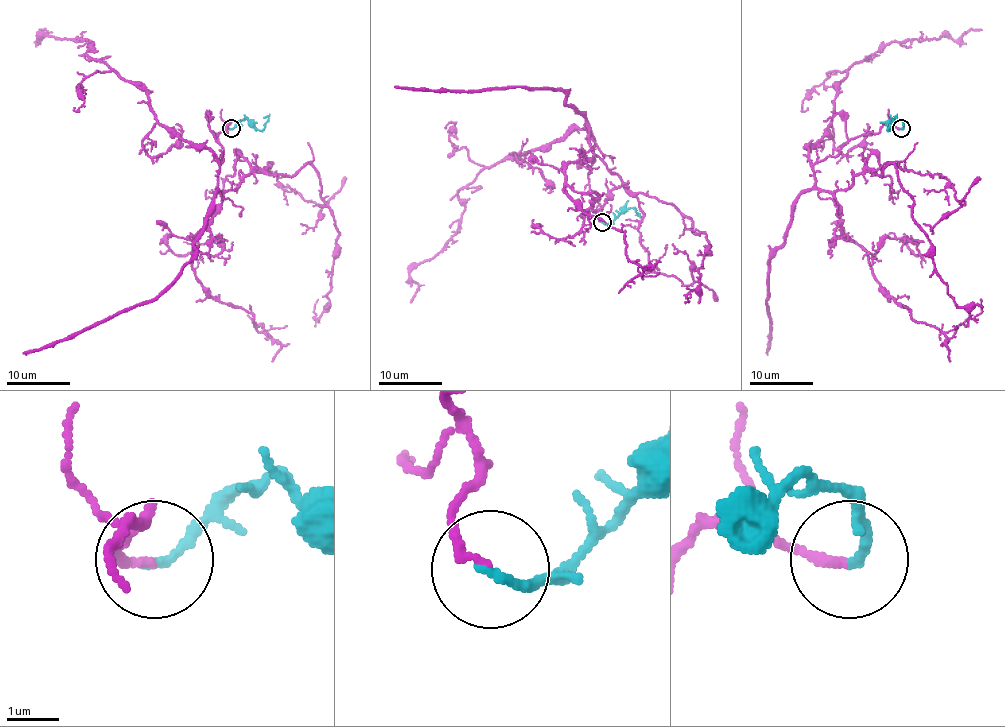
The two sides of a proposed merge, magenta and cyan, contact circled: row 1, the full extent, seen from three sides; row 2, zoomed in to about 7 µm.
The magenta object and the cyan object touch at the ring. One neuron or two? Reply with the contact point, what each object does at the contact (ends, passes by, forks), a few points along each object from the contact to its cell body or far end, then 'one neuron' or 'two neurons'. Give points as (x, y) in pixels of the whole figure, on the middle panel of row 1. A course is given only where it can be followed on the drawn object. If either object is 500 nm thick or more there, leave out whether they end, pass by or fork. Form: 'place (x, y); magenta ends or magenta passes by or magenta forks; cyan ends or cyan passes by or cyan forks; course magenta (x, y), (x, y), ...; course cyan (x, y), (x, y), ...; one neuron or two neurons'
place (602, 222); magenta ends; cyan ends; course magenta (602, 222), (589, 187), (591, 133), (591, 149), (626, 187), (663, 200), (705, 235), (710, 245), (690, 300); course cyan (602, 222), (608, 224), (632, 208), (640, 218); one neuron

